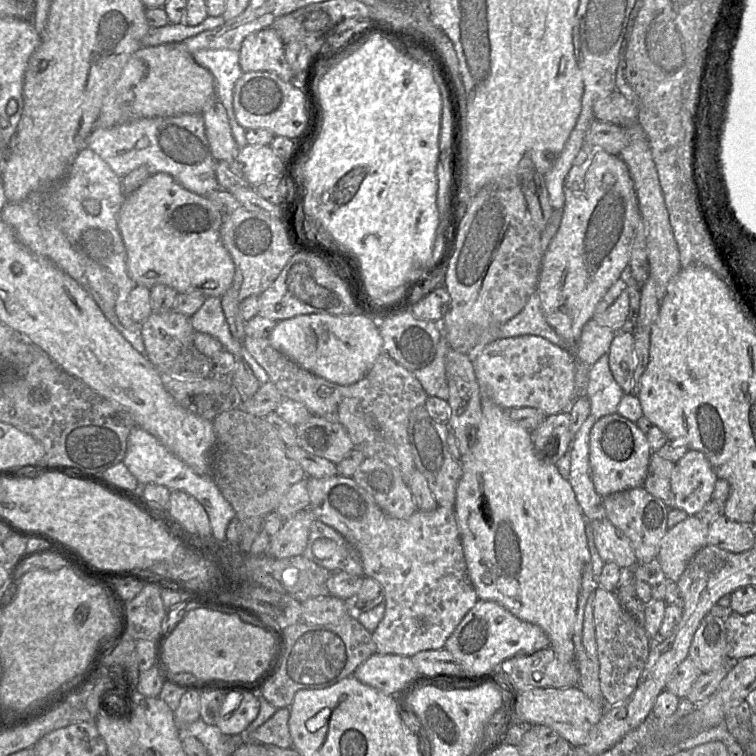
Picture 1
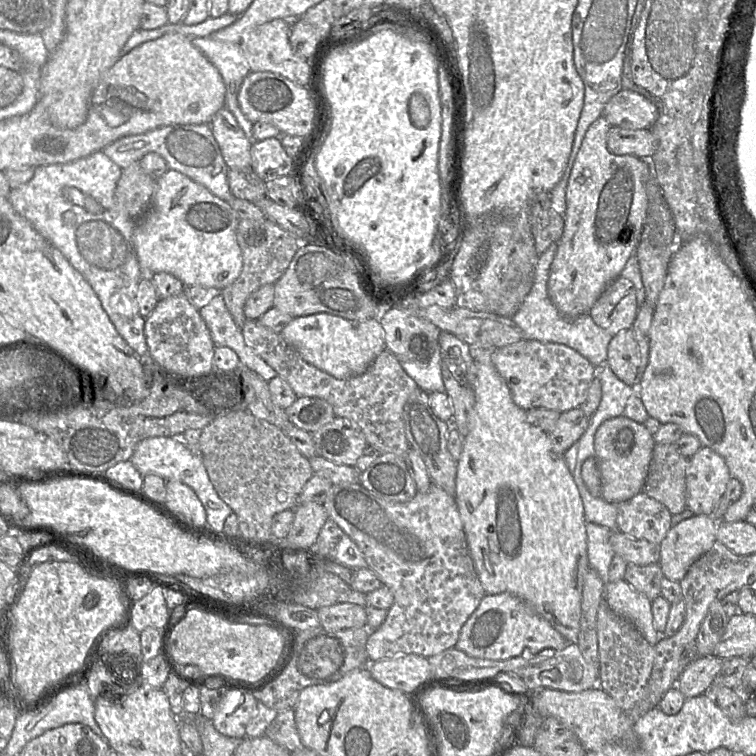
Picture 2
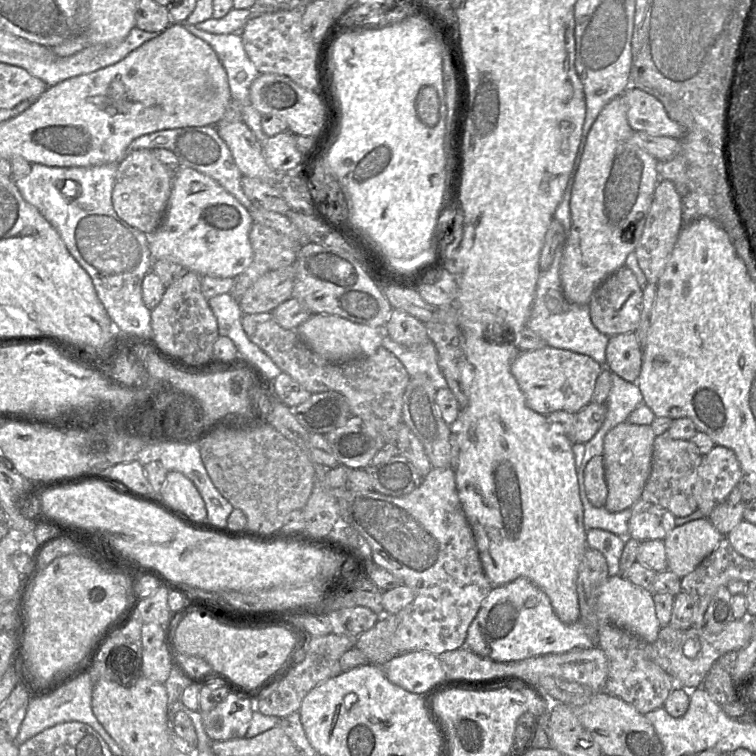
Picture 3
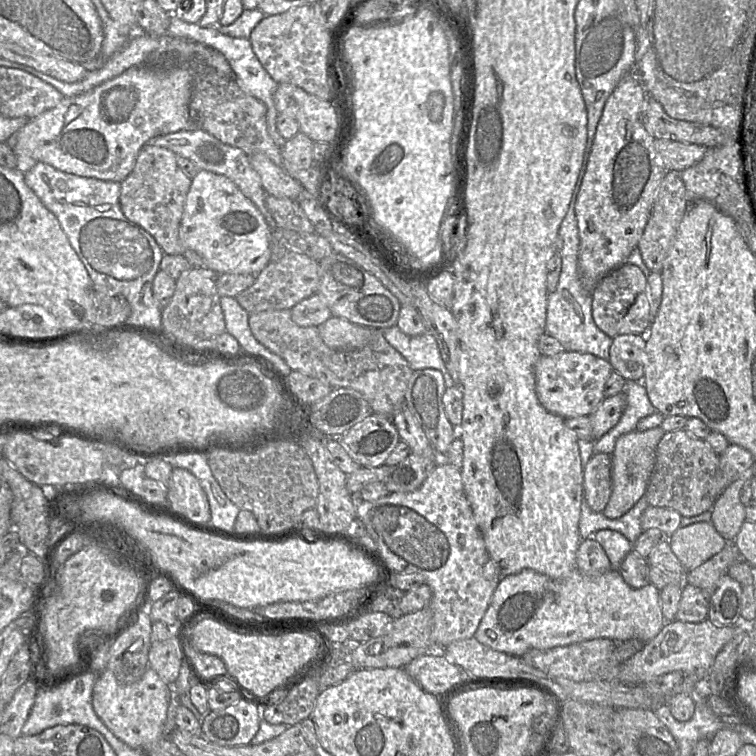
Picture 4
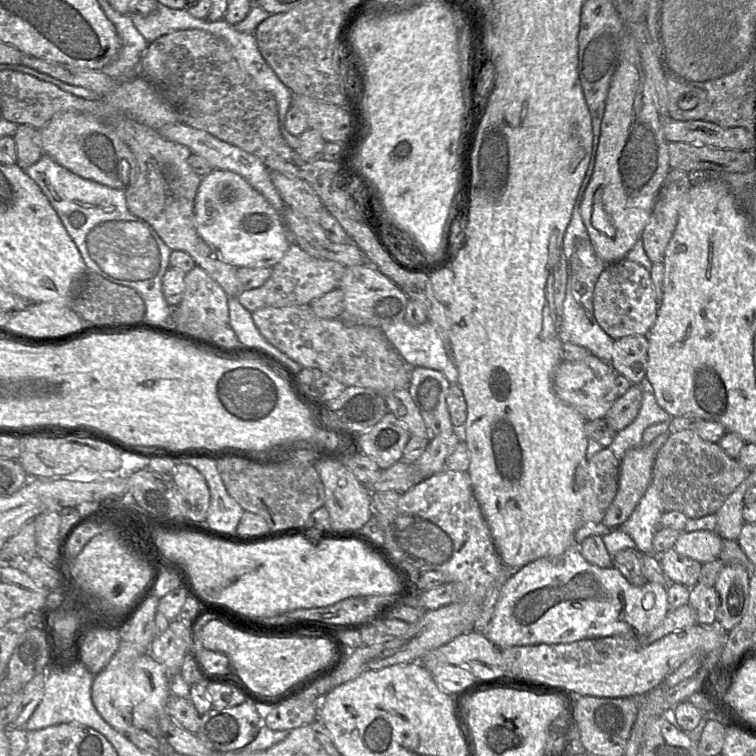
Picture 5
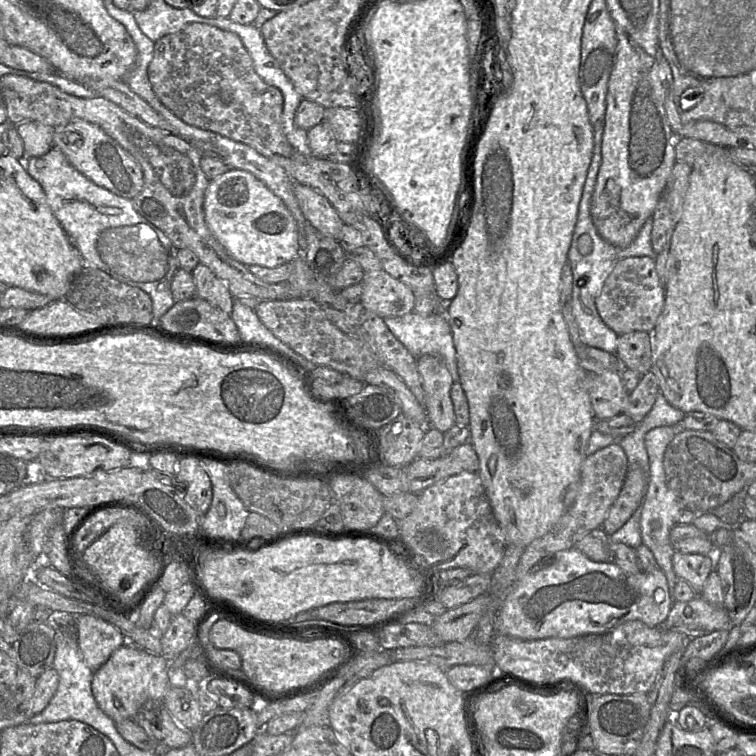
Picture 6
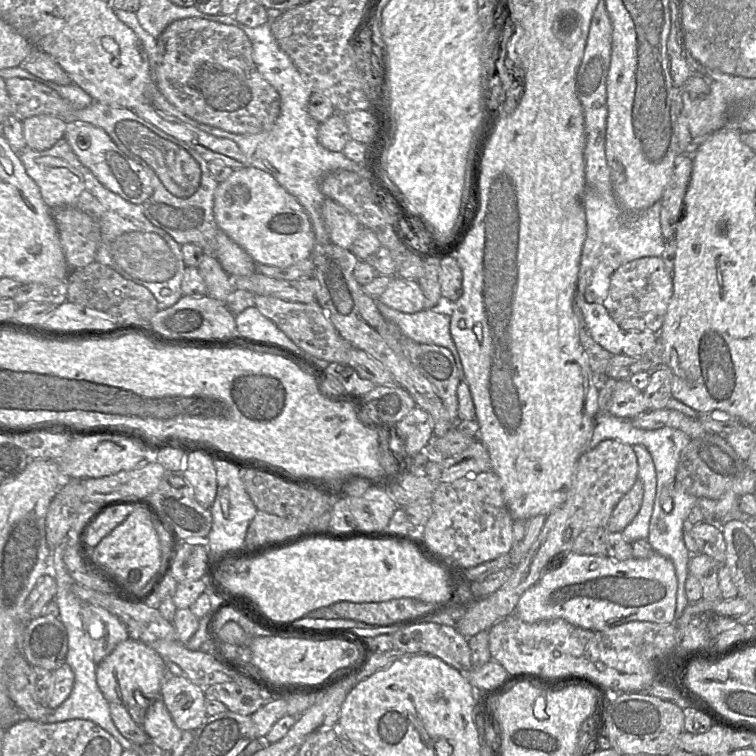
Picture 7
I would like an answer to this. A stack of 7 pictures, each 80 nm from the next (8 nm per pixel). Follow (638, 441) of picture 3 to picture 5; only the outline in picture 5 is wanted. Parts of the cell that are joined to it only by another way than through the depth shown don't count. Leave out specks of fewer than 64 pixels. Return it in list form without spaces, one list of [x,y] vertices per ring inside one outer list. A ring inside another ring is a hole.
[[[669,434],[659,435],[649,444],[628,450],[620,460],[618,491],[602,524],[616,529],[630,517],[651,482],[656,454]]]

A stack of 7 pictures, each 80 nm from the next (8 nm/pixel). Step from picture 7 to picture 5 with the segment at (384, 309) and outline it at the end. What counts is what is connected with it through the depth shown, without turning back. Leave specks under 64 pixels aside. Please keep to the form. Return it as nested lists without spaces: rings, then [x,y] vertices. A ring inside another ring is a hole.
[[[400,321],[384,324],[380,329],[389,343],[413,368],[438,370],[451,385],[458,385],[458,369],[440,334],[430,322],[415,326]]]

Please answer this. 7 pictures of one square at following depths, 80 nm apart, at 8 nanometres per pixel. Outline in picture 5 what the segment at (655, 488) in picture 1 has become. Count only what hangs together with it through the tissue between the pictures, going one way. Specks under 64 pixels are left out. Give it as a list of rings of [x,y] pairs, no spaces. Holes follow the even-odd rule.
[[[682,430],[670,433],[657,452],[651,483],[658,490],[665,511],[679,511],[694,519],[716,513],[750,469],[728,456],[717,443],[703,440],[696,431]]]

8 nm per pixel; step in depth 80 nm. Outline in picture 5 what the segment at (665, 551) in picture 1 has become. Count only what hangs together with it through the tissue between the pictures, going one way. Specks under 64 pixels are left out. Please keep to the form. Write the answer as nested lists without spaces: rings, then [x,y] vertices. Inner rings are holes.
[[[681,531],[673,548],[678,554],[704,564],[719,558],[722,540],[715,531]]]

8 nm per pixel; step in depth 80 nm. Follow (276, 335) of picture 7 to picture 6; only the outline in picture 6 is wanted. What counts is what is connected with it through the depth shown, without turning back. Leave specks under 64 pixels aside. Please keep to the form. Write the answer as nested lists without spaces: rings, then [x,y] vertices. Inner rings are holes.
[[[233,300],[231,317],[238,329],[241,343],[257,343],[275,351],[280,356],[287,358],[302,370],[307,370],[299,362],[294,360],[294,350],[279,340],[258,318],[254,309]]]

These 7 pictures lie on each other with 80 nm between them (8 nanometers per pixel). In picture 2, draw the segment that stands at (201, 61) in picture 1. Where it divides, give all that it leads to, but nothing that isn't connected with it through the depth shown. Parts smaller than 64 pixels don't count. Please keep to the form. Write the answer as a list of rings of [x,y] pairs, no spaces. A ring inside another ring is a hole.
[[[210,37],[193,38],[192,42],[217,68],[223,78],[225,106],[236,118],[246,137],[253,143],[253,122],[241,110],[238,94],[245,77],[251,72],[240,43],[224,42]]]

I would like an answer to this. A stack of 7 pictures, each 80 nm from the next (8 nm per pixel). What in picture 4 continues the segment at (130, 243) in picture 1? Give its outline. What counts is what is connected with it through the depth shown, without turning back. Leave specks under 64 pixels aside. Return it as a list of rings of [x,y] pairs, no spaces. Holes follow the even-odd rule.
[[[202,170],[192,178],[180,238],[202,257],[209,273],[258,275],[271,262],[271,232],[263,214],[227,177]]]

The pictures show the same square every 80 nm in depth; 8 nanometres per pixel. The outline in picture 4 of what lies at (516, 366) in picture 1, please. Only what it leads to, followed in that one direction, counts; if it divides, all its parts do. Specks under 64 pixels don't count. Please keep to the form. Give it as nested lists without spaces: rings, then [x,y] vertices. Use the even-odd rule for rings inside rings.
[[[564,351],[554,356],[541,356],[535,365],[536,393],[542,406],[549,412],[563,418],[590,416],[605,399],[605,383],[614,368],[608,360],[601,359],[590,353]]]

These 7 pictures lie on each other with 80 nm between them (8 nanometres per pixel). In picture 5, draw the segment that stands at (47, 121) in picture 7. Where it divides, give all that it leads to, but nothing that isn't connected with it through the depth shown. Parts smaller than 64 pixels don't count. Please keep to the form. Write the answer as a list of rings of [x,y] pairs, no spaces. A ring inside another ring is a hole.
[[[20,125],[14,133],[17,152],[17,165],[26,170],[43,155],[40,129],[29,125]]]

